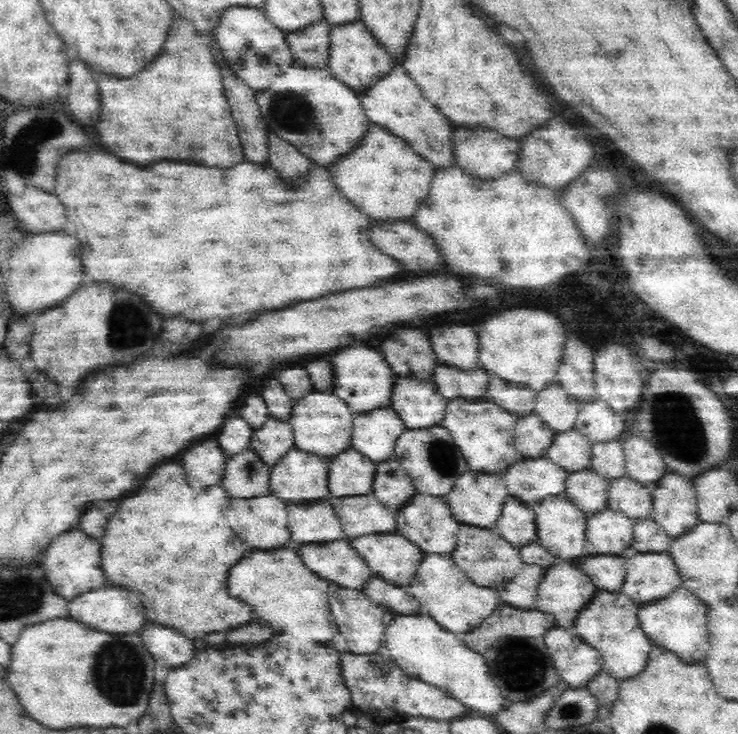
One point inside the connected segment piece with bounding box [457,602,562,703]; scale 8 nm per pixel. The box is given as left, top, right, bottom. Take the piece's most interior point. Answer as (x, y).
(511, 640)

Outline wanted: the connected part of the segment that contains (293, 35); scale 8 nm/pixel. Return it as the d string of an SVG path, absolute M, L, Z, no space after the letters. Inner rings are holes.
M326 18L295 31L289 31L287 39L295 52L298 64L308 68L328 67L332 62L332 31L334 24Z

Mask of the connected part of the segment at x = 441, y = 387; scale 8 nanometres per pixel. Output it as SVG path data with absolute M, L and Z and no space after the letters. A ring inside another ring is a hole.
M440 364L432 376L436 391L446 400L468 399L470 401L488 399L488 377L484 371L460 371Z

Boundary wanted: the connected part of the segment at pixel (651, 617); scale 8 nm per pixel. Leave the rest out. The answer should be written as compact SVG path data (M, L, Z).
M679 586L666 599L658 603L640 607L638 616L640 627L656 645L660 645L674 652L678 657L688 661L704 660L708 652L708 638L706 638L707 605L690 592Z

